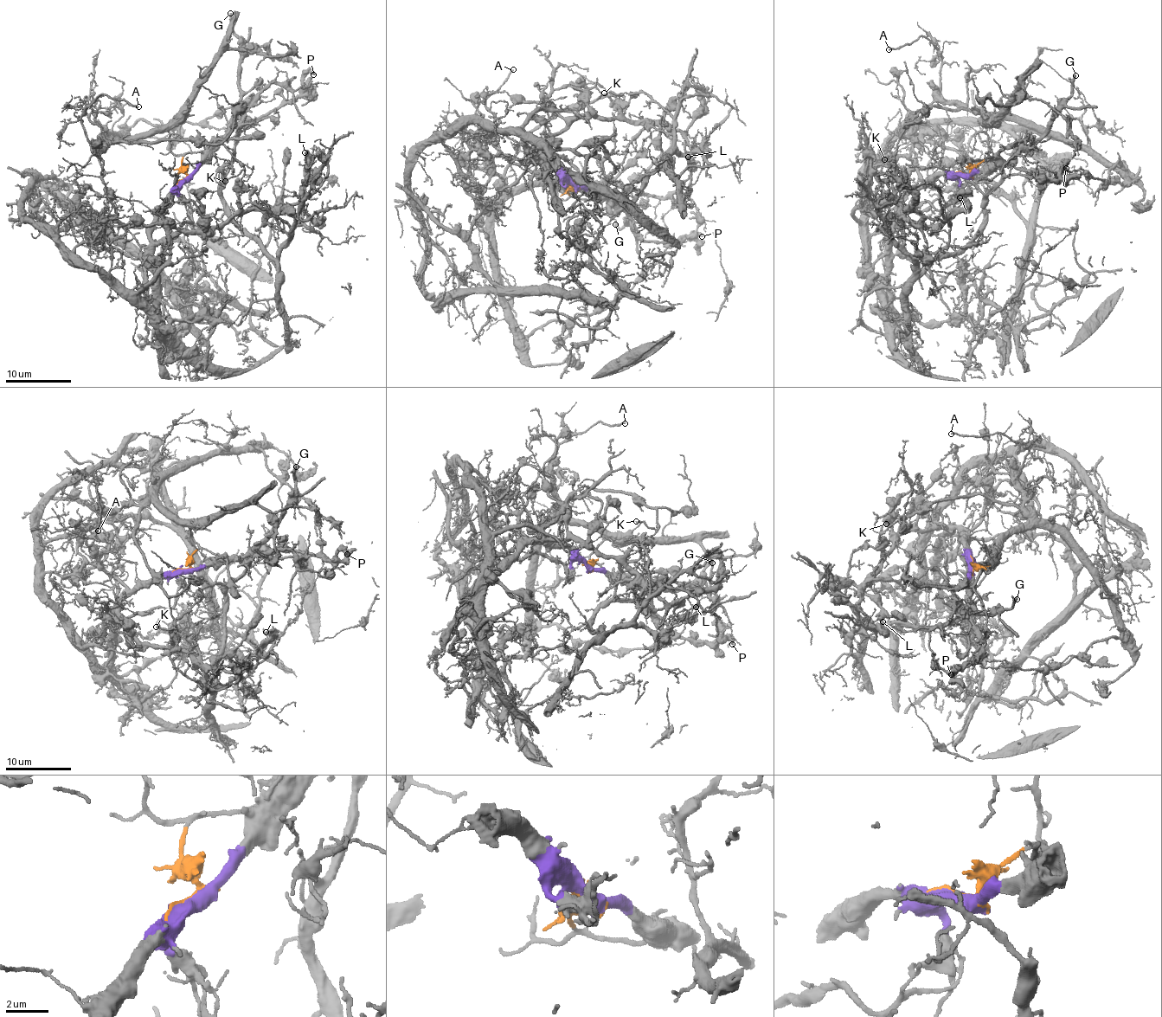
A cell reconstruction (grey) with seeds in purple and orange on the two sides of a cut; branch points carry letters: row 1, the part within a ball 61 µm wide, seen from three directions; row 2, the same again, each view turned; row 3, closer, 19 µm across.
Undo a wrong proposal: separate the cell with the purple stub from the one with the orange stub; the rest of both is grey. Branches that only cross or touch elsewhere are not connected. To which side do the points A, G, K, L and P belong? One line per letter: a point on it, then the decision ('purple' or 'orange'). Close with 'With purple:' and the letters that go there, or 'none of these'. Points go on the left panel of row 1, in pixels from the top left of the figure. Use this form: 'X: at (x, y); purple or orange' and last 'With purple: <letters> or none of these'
A: at (138, 106); orange
G: at (230, 13); purple
K: at (225, 181); orange
L: at (304, 152); purple
P: at (313, 74); purple
With purple: G, L, P

